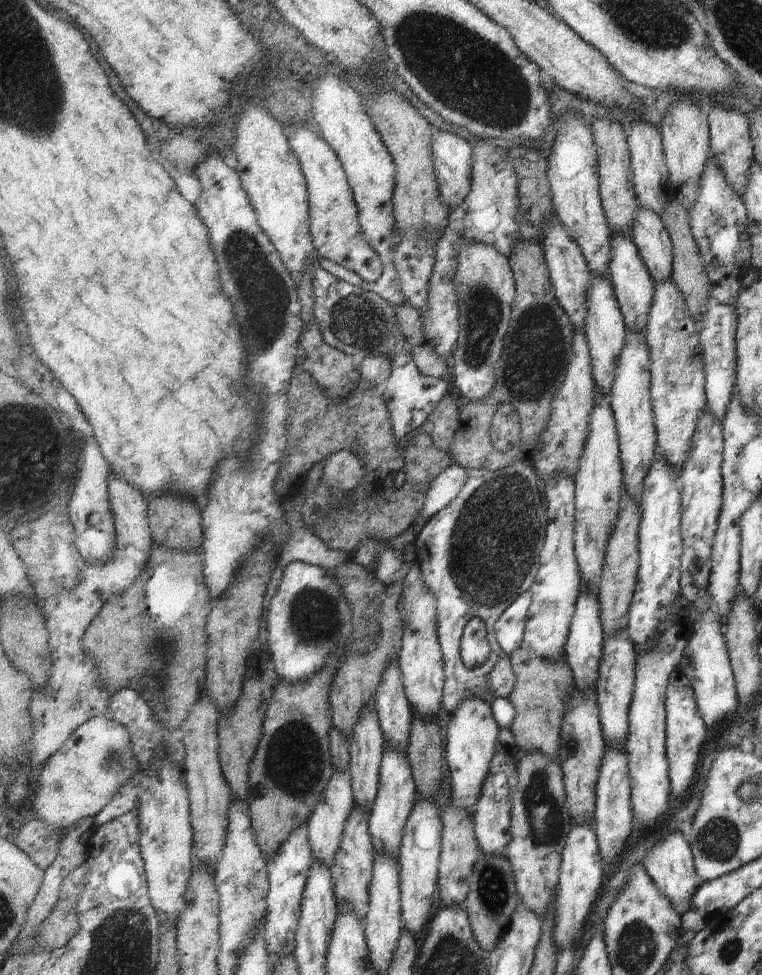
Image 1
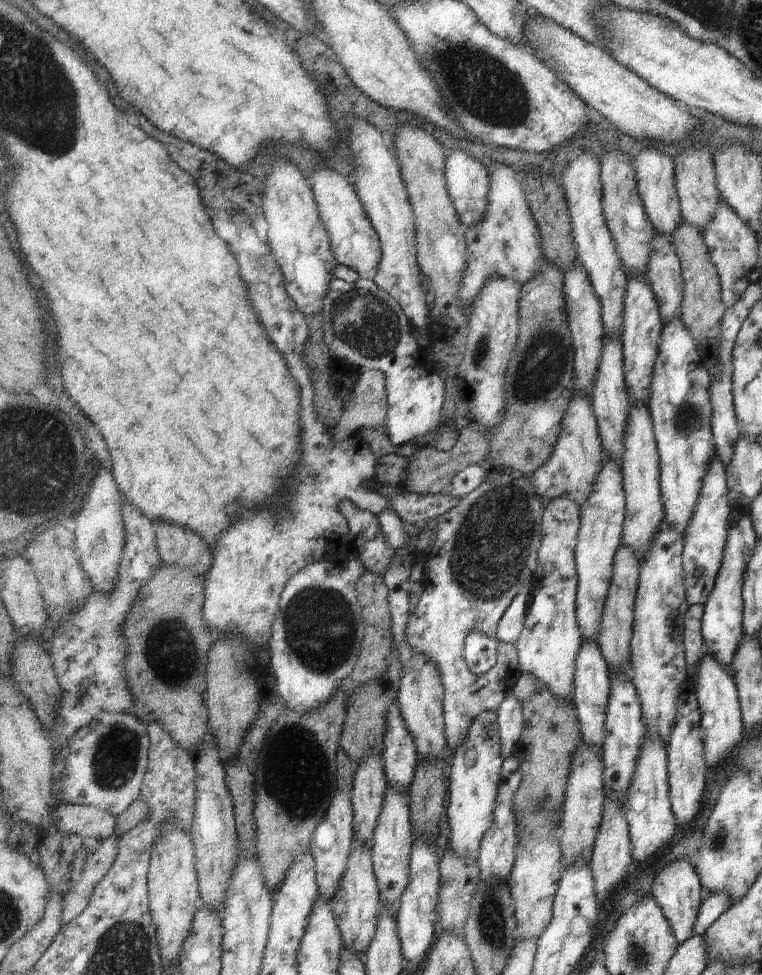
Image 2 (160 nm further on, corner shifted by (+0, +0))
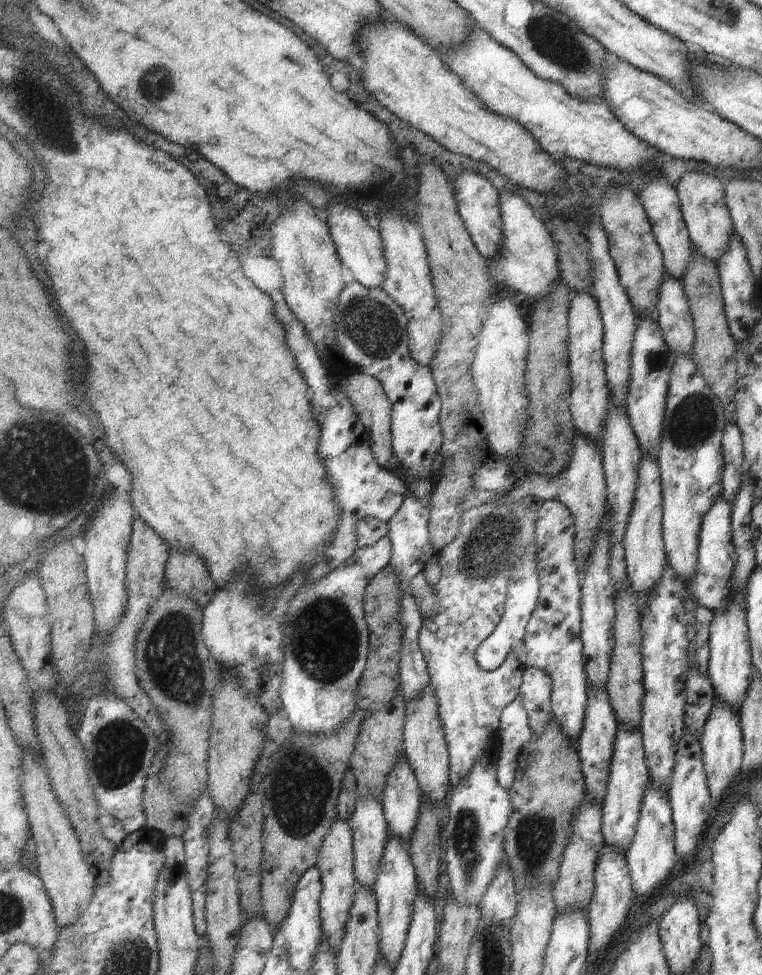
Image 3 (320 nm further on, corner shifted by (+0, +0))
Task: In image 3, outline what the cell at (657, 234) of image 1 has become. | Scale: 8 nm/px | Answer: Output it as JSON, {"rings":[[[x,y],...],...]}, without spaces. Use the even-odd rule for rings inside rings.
{"rings":[[[667,275],[656,312],[661,334],[675,356],[690,354],[695,332],[691,305],[682,280]]]}

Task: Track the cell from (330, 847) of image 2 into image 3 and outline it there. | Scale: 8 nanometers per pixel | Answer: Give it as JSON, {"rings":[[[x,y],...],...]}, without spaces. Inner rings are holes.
{"rings":[[[337,818],[325,839],[317,866],[323,872],[324,892],[320,896],[320,913],[324,936],[337,954],[344,943],[346,927],[353,903],[356,902],[356,872],[354,867],[354,834],[349,821]]]}

